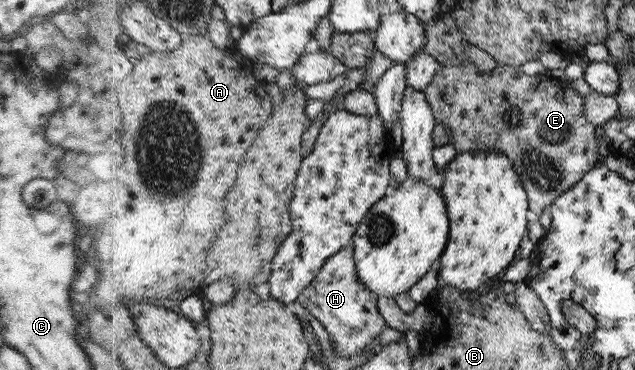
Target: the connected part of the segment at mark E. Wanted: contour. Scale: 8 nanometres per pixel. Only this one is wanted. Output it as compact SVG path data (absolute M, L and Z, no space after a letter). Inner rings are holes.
M470 42L465 52L470 61L464 59L460 64L442 65L434 74L432 82L423 90L426 102L432 107L434 123L452 129L458 153L491 149L511 159L523 181L524 190L528 192L529 203L537 219L562 194L582 180L600 158L596 128L586 117L586 102L570 86L564 88L550 80L526 76L526 73L518 72L514 66L496 64L479 46Z

